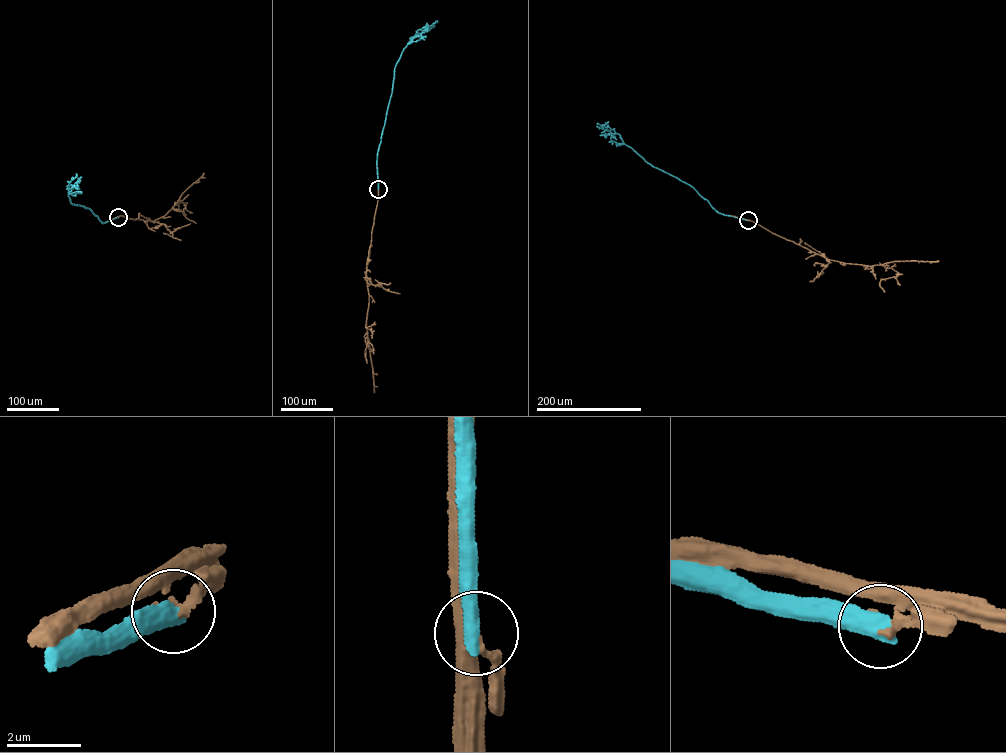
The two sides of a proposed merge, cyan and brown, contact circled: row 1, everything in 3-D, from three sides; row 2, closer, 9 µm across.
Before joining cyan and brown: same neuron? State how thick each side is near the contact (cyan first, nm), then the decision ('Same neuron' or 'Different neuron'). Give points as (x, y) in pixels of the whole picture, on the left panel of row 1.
Thickness 550 nm (cyan) against 140 nm. Different neuron

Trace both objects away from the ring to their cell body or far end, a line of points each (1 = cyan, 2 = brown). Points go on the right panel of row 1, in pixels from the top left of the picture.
1: (748, 220), (717, 212), (691, 186), (648, 163), (624, 143), (619, 135), (606, 130), (598, 123)
2: (748, 220), (828, 259), (873, 266), (895, 261), (939, 261)

